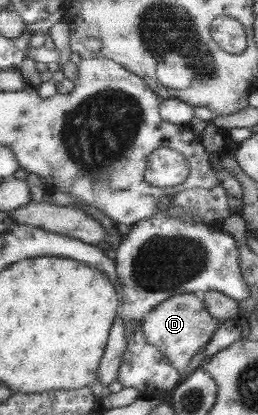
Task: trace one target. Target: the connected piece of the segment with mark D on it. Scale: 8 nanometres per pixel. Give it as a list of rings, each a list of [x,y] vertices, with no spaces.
[[[197,293],[176,294],[147,314],[143,326],[148,341],[161,349],[170,363],[186,374],[193,359],[201,356],[207,345],[217,342],[221,321],[207,310],[203,296]]]

